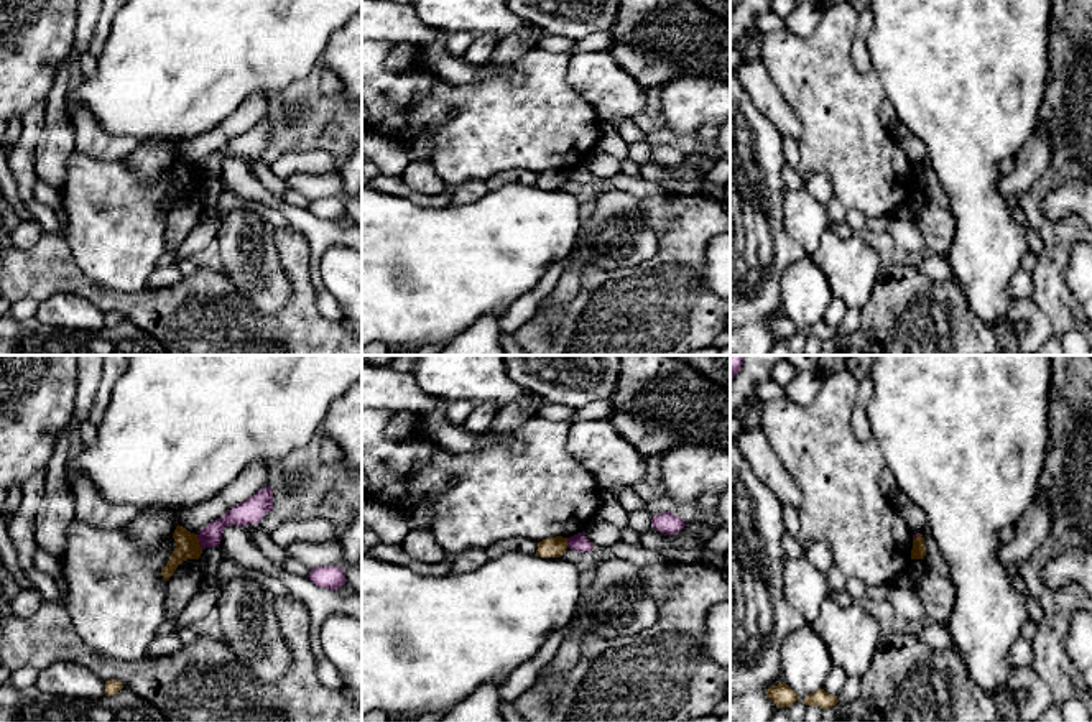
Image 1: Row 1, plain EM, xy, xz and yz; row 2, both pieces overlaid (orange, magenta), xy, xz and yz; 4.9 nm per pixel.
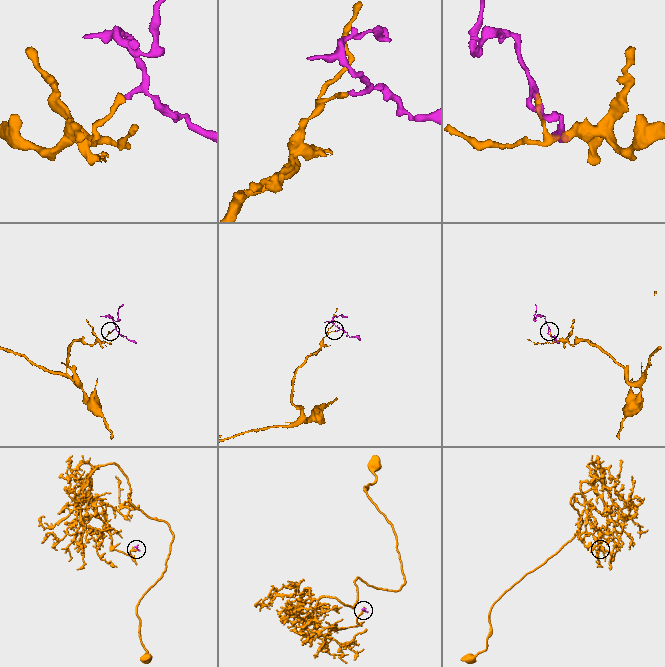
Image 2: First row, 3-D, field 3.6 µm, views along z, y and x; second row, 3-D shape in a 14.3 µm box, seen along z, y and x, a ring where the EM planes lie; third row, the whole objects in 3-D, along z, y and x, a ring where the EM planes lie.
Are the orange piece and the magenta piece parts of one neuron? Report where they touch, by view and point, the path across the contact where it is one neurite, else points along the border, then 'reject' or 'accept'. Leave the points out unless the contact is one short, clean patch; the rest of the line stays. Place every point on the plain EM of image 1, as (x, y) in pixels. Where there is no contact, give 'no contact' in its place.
meets orange in xy at (198, 173); border along xy (196, 166), (203, 180); reject

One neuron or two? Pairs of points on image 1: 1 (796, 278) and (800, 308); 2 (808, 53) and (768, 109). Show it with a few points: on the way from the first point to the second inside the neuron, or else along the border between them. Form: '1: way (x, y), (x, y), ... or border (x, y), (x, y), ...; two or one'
1: way (800, 285), (800, 301); one
2: border (762, 60), (767, 74), (795, 112), (801, 127); two

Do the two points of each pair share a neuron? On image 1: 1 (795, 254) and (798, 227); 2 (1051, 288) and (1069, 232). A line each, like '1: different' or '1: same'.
1: different
2: same

